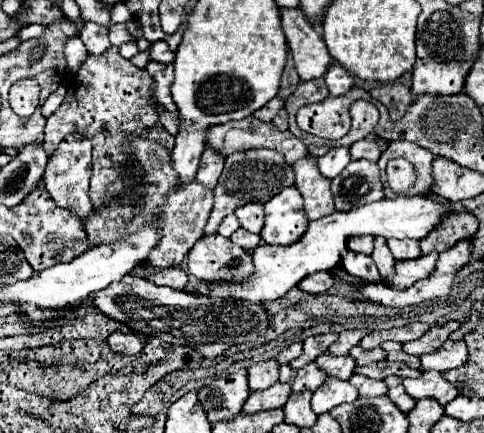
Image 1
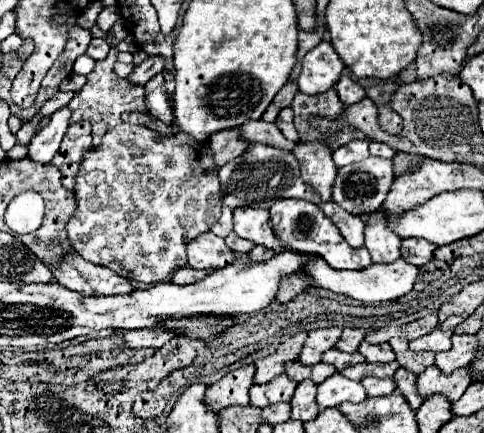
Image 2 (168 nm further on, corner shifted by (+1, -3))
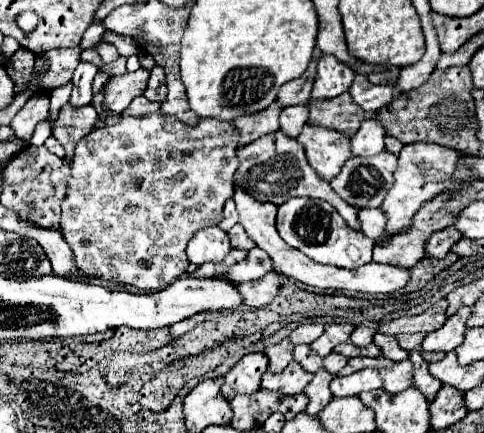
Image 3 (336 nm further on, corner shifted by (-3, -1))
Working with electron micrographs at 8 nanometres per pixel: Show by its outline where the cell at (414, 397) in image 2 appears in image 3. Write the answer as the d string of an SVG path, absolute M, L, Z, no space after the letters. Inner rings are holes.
M412 352L410 362L414 364L414 386L424 394L426 400L434 400L436 392L440 390L440 382L436 382L436 378L428 374L428 364L424 362L424 358L420 358L420 354Z

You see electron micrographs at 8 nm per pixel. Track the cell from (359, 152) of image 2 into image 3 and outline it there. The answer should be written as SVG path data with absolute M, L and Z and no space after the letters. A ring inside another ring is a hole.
M370 116L350 140L352 156L374 156L384 150L384 128Z

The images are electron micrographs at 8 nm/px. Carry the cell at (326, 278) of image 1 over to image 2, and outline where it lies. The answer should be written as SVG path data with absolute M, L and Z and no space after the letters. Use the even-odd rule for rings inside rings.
M300 272L296 276L286 276L284 280L280 280L280 292L276 294L276 302L288 302L296 294L308 290L310 286L312 286L312 280Z

